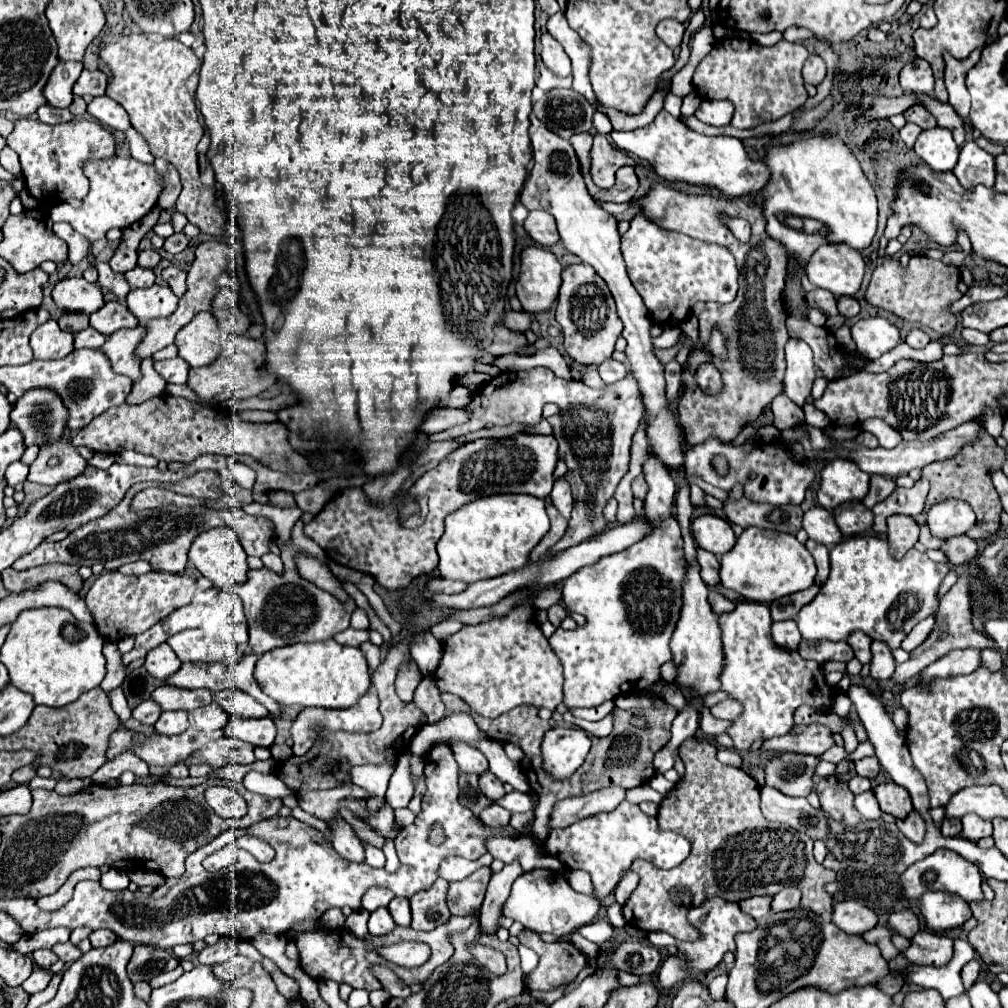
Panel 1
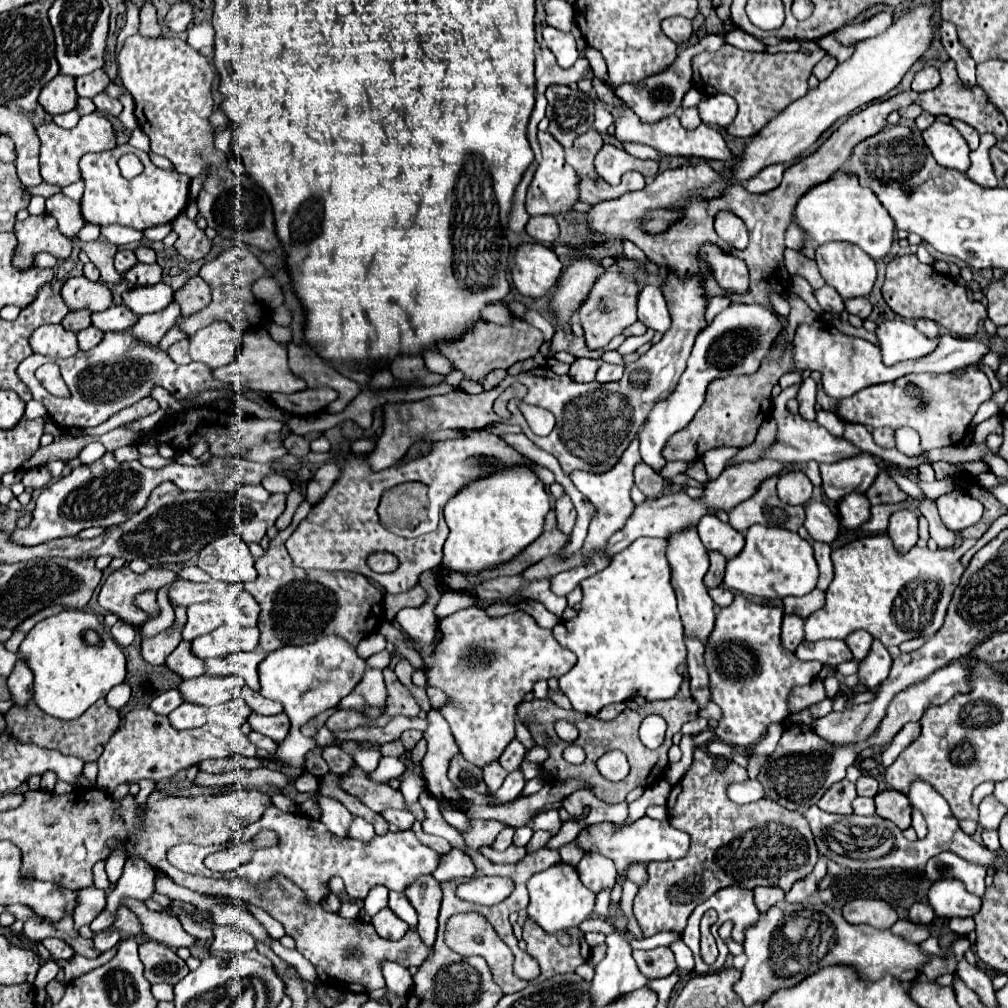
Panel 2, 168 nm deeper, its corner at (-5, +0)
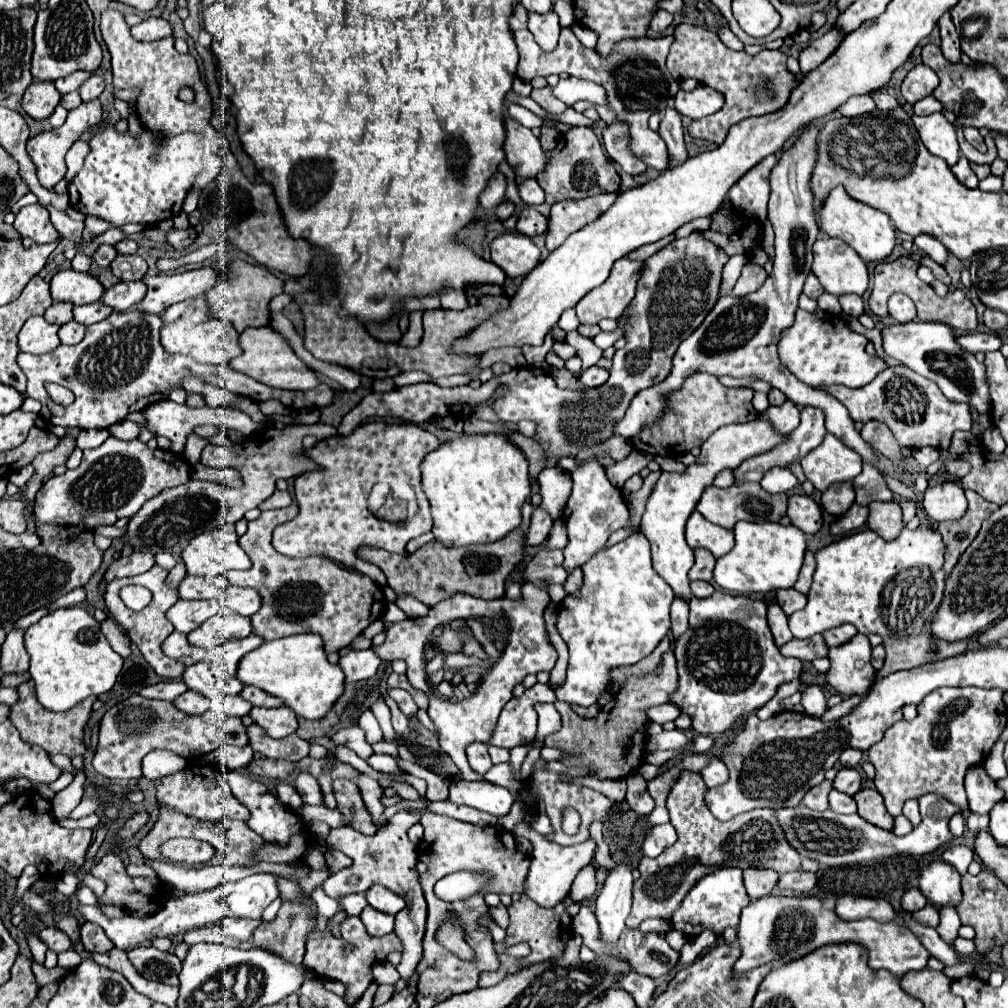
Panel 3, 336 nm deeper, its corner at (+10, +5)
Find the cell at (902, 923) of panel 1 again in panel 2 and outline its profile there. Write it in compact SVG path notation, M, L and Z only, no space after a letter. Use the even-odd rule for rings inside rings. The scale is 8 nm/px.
M915 902L909 910L909 920L915 920L915 924L931 924L933 918L935 918L935 912L927 902Z

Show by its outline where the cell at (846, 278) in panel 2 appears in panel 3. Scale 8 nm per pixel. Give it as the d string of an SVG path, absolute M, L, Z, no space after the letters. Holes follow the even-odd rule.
M818 239L812 247L812 273L832 295L862 295L868 287L866 263L842 239Z

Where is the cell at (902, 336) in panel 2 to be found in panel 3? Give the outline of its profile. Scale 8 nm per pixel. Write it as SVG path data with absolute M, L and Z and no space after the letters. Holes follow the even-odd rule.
M912 321L906 325L896 323L896 325L886 325L882 329L882 349L888 357L902 361L912 371L932 379L948 399L974 405L978 413L988 413L990 395L988 395L984 365L978 363L972 353L962 351L956 345L954 337L956 337L954 331L944 323L924 323L924 321Z

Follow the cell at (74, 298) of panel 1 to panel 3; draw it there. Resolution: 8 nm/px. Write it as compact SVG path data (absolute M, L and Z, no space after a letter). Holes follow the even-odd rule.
M70 269L70 271L60 271L52 277L50 291L54 301L86 305L98 301L104 293L104 287L90 273L78 273Z

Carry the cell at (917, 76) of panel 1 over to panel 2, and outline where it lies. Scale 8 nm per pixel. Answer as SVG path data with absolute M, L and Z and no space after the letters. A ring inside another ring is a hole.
M925 66L921 72L915 74L915 80L913 80L913 90L915 92L927 92L927 90L933 90L937 88L941 82L941 76L939 76L939 70L933 68L933 66Z

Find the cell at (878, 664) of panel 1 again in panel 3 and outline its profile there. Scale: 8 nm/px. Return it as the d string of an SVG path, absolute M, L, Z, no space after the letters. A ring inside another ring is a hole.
M858 633L852 641L844 643L842 647L830 649L830 671L826 673L828 683L834 687L836 693L848 695L864 695L872 685L876 671L870 665L870 641L866 635Z

